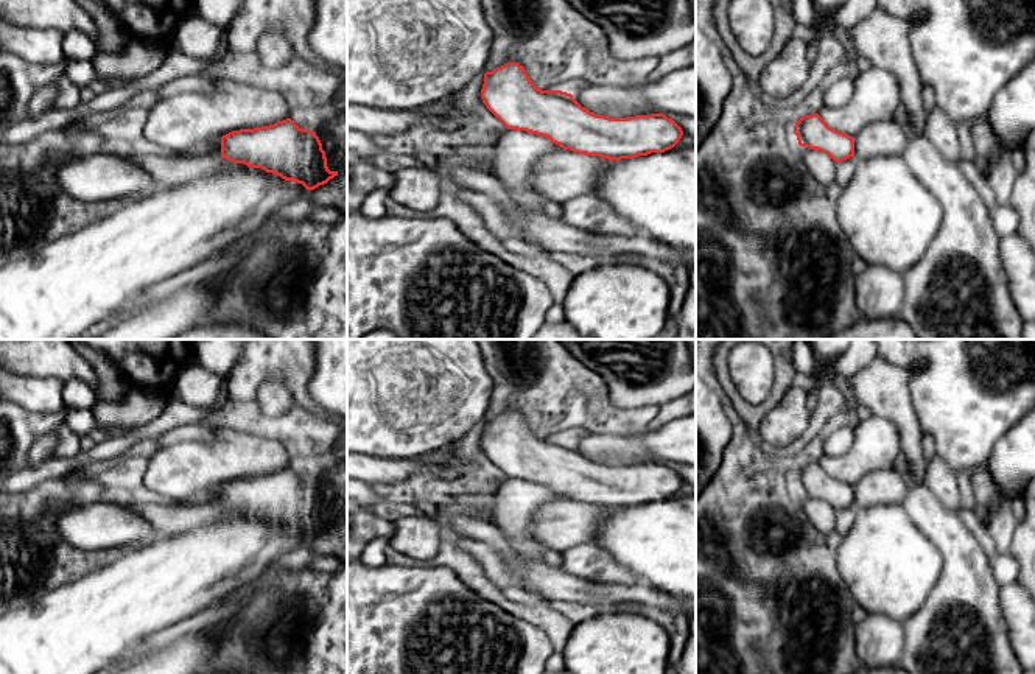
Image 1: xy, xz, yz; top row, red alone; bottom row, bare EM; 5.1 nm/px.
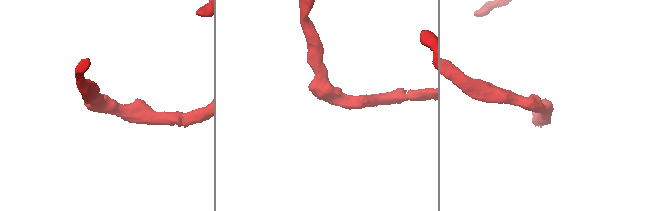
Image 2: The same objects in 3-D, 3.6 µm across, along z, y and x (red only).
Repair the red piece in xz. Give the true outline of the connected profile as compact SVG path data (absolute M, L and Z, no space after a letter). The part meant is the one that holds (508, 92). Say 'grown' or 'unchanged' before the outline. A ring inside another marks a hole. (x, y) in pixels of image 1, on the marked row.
grown; M518 62L486 72L481 98L507 129L537 134L560 146L540 157L532 174L535 199L559 204L595 195L612 160L665 153L683 135L665 114L596 115L571 93L539 89Z

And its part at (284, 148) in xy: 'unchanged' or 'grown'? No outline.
grown

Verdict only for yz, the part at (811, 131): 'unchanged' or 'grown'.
grown

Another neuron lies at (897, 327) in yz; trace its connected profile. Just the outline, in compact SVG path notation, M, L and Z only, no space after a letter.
M901 318L865 319L851 327L816 339L918 339L914 328Z

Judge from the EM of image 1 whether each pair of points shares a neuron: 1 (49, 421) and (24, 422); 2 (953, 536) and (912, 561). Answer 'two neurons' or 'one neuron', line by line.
1: one neuron
2: two neurons

